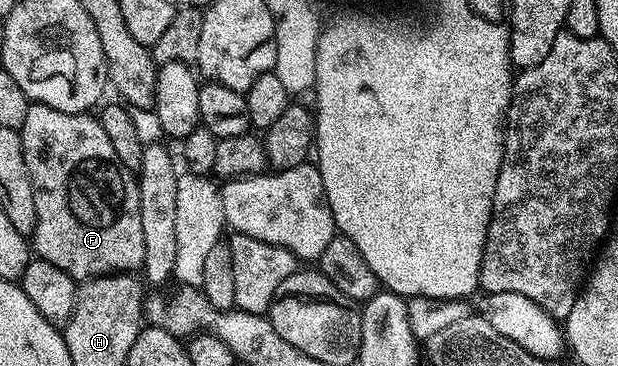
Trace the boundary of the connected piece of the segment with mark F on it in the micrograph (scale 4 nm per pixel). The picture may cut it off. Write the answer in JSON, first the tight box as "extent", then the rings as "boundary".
{"extent":[18,103,145,282],"boundary":[[[28,103],[25,122],[18,129],[25,158],[25,170],[29,170],[29,178],[33,186],[33,206],[37,206],[37,226],[33,233],[33,252],[38,259],[53,262],[57,270],[65,270],[77,282],[86,282],[96,276],[113,276],[116,274],[131,274],[142,269],[145,258],[145,234],[141,231],[141,202],[139,201],[139,182],[136,173],[129,172],[117,158],[112,143],[109,142],[105,130],[101,130],[98,119],[94,115],[82,112],[62,112],[53,110],[44,104]]]}

